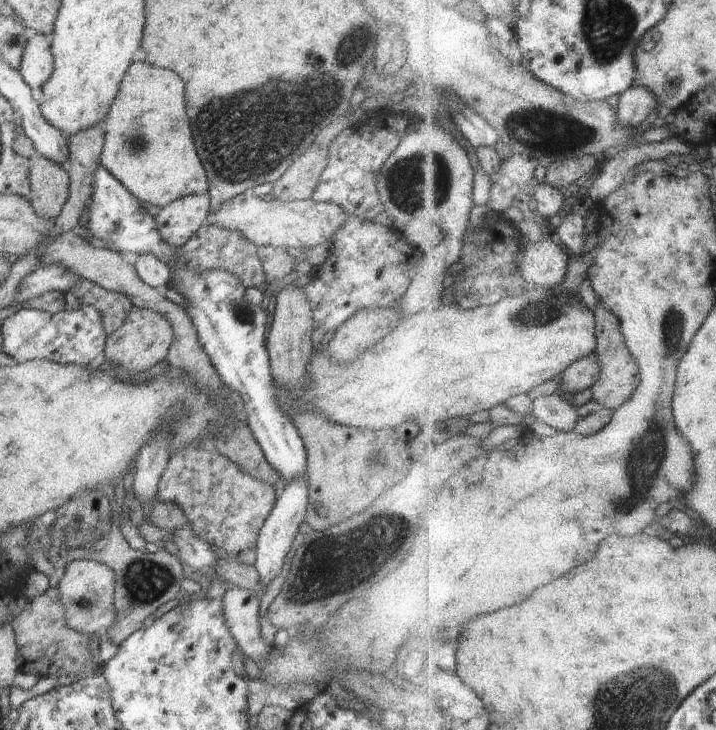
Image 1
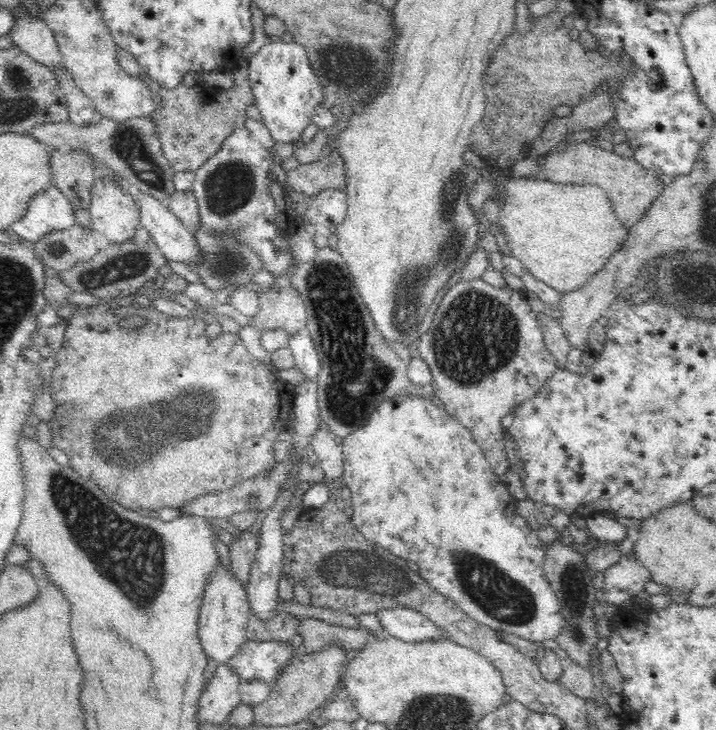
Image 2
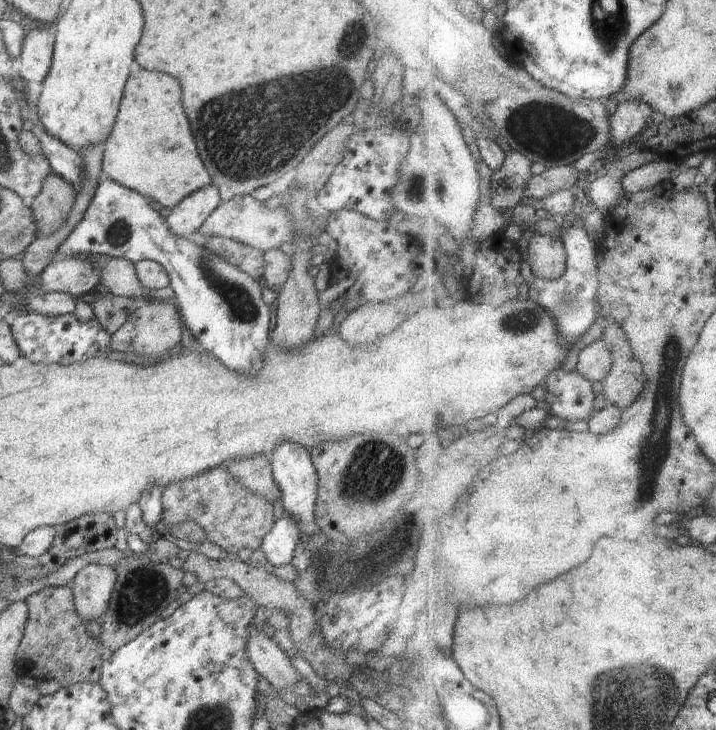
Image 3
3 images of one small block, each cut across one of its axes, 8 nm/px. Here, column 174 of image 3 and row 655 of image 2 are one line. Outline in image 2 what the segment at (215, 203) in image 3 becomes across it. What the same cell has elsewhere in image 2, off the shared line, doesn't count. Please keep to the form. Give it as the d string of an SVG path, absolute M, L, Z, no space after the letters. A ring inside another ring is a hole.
M220 562L216 570L212 572L212 578L208 578L208 583L199 612L198 636L208 657L212 657L218 665L227 664L237 656L240 647L247 641L246 627L251 604L246 590L242 587L242 582Z

